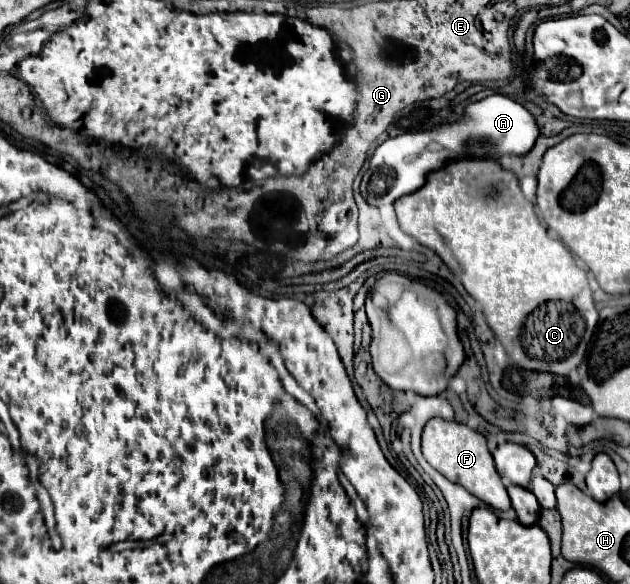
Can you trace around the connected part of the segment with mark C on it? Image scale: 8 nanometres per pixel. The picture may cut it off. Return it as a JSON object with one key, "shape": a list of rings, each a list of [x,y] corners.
{"shape":[[[491,159],[453,161],[429,173],[421,189],[397,199],[395,213],[401,231],[433,249],[451,269],[461,269],[459,277],[465,291],[481,303],[489,327],[517,367],[565,377],[579,367],[599,313],[591,299],[587,273],[575,265],[573,255],[561,241],[547,235],[537,219],[535,205],[521,195],[517,177],[511,171]]]}

